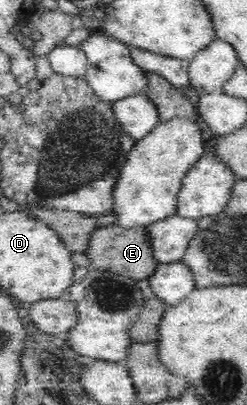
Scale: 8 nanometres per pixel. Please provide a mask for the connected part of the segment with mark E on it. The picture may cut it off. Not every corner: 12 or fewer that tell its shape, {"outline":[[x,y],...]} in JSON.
{"outline":[[103,226],[87,256],[138,280],[162,265],[149,226]]}

